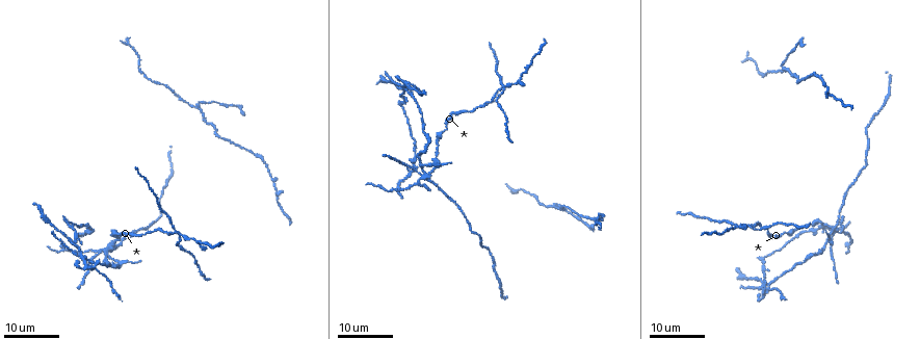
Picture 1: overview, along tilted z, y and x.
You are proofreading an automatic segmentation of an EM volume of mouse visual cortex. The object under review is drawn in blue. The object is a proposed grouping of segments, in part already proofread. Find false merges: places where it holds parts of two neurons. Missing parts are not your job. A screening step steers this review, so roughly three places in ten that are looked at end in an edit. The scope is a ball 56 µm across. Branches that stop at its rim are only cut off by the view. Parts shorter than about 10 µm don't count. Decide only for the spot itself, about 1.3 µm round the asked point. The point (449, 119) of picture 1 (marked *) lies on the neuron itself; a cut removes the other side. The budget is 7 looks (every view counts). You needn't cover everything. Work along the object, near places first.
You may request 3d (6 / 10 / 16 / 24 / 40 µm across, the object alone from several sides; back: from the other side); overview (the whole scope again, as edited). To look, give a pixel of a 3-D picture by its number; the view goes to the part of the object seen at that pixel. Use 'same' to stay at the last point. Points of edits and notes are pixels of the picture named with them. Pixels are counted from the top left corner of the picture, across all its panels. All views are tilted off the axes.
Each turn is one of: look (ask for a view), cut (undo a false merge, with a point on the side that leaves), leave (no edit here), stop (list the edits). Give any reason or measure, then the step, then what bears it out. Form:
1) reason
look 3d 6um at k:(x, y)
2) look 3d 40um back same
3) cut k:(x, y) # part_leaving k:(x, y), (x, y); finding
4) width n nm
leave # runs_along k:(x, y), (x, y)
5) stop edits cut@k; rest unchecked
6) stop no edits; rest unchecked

look 3d 24um at 1:(178, 231)

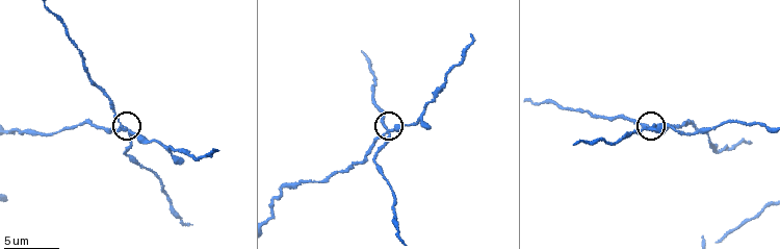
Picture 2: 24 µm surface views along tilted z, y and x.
closer look
look 3d 6um at 2:(124, 129)

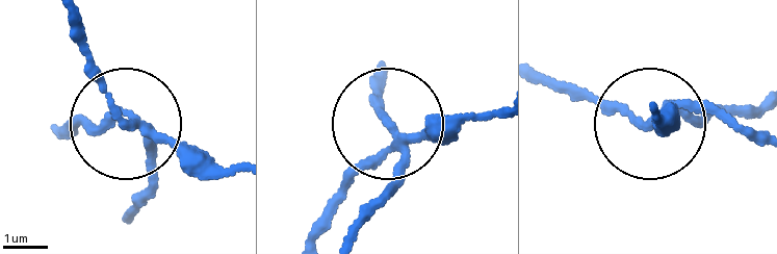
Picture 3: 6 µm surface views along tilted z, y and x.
arms 4
cut 3:(148, 172) # part_leaving 3:(140, 125), (115, 104), (74, 15); two neurons meet here

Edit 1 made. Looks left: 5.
branch point
look 3d 16um at 1:(108, 248)

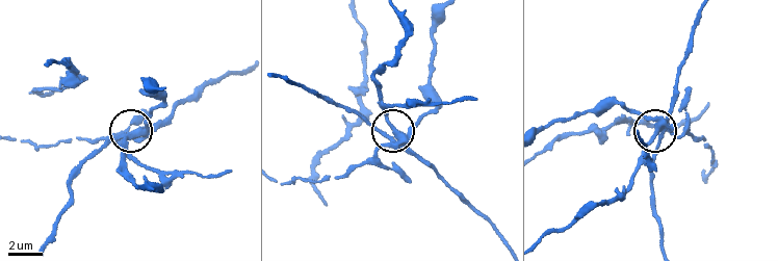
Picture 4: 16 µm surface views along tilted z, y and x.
look 3d 6um at 4:(654, 134)

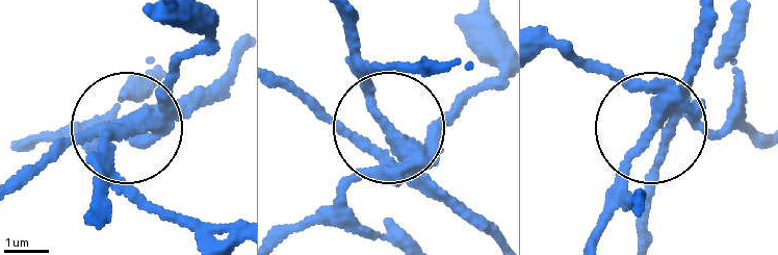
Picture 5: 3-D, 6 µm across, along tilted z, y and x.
side_arm 51 um
cut 5:(197, 99) # part_leaving 5:(152, 125), (218, 75), (232, 48); two neurons meet here

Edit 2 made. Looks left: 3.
thick turns thin
look 3d 16um at 1:(436, 155)

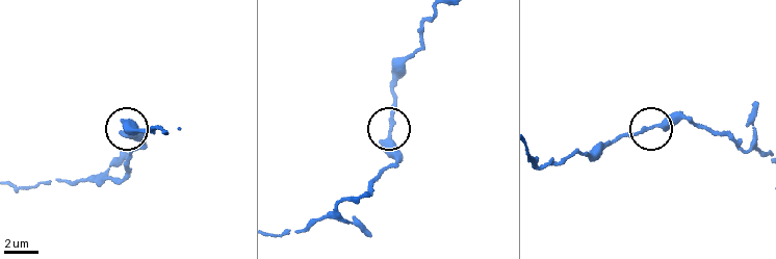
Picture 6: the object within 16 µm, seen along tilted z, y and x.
closer look
look 3d 10um at 6:(392, 130)

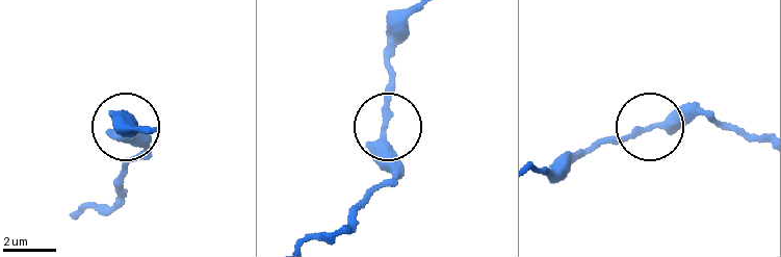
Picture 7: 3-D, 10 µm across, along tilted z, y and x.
leave # one neuron here

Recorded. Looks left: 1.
stop edits cut@3, cut@5; rest unchecked

